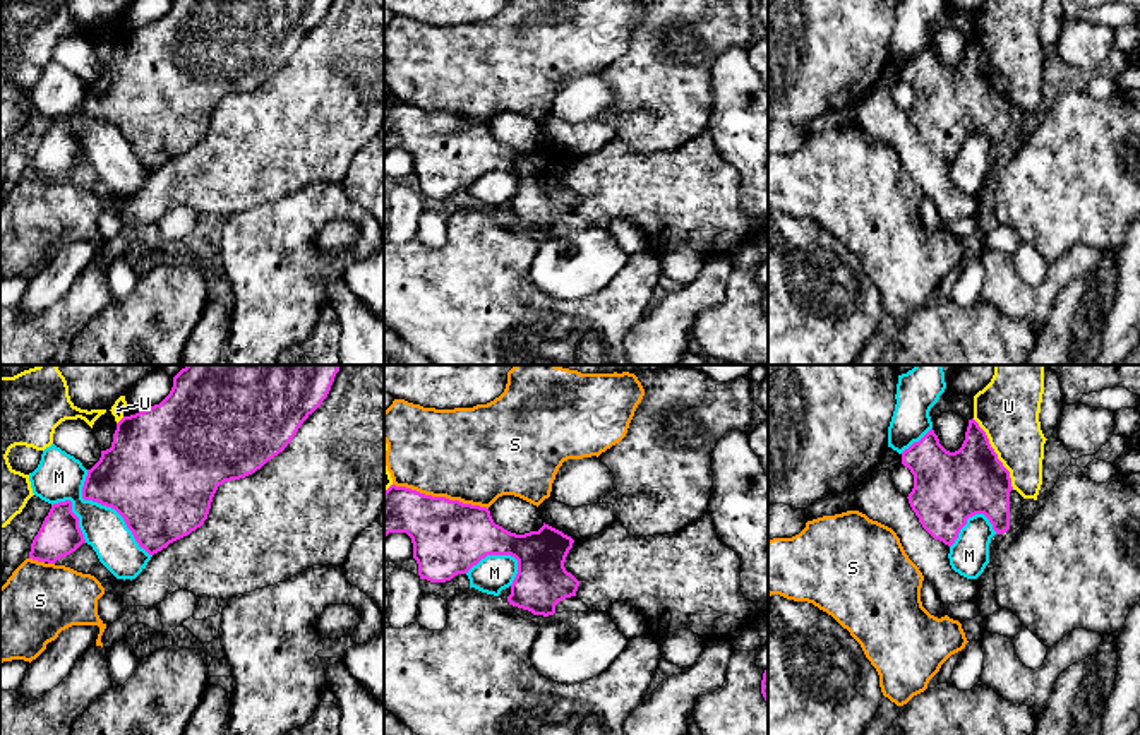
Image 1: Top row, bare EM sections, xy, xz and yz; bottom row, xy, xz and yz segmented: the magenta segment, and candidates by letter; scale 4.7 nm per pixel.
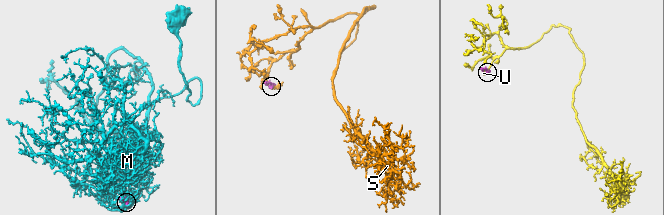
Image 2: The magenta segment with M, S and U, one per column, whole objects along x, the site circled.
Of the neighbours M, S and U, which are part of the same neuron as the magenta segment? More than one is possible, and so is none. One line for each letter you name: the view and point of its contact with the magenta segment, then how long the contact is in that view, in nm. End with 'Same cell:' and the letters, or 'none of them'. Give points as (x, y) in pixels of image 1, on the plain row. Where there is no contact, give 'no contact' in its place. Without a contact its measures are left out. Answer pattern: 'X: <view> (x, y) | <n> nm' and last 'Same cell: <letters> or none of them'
Same cell: none of them

